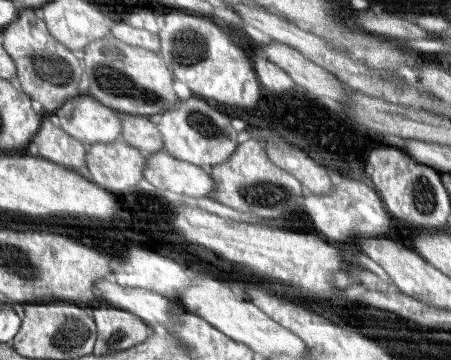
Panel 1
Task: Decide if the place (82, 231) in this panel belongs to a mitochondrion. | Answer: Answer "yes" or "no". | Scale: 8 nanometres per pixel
no

